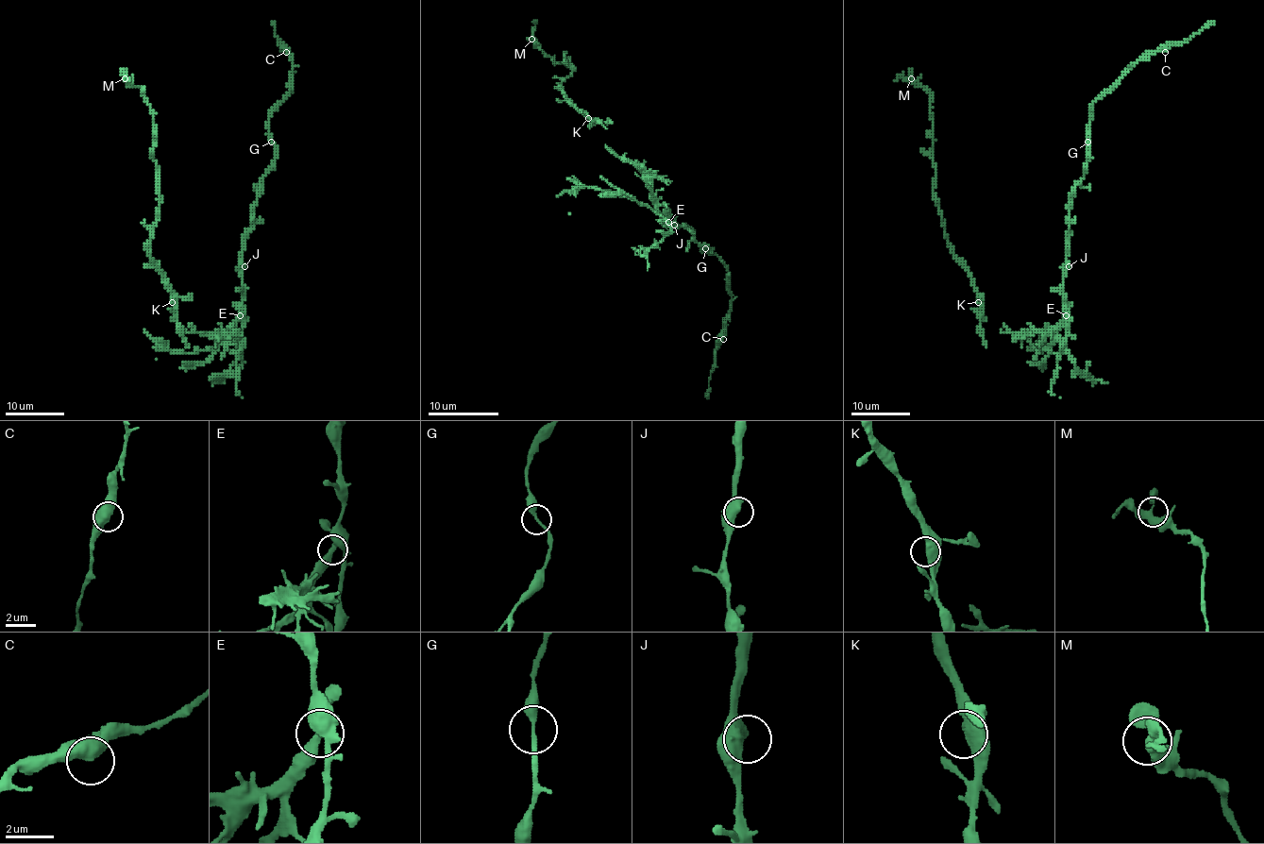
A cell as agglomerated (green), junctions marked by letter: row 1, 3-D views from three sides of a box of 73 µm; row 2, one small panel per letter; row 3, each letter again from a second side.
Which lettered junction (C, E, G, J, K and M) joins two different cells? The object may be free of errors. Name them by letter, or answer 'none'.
E

